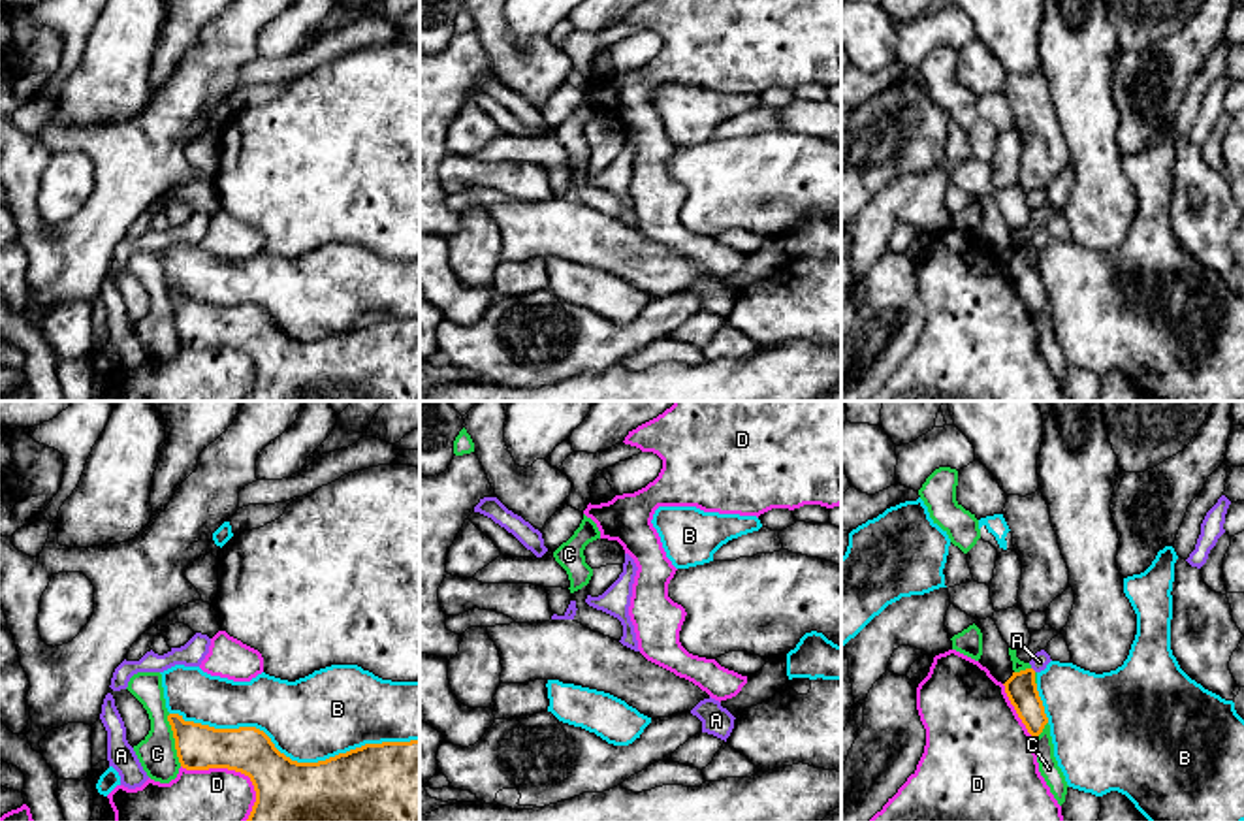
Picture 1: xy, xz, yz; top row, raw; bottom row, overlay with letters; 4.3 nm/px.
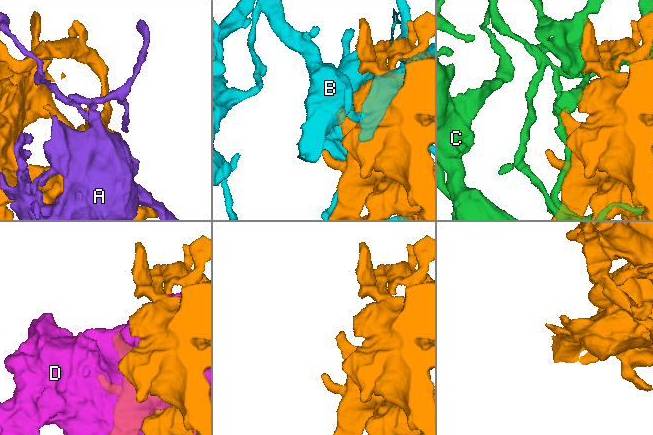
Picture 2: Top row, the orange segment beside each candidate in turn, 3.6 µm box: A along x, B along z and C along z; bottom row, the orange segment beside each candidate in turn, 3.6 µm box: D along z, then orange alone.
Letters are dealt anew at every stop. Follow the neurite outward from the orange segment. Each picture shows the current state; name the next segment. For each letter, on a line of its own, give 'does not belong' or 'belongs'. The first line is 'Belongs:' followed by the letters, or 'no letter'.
Belongs: A
A: belongs
B: does not belong
C: does not belong
D: does not belong

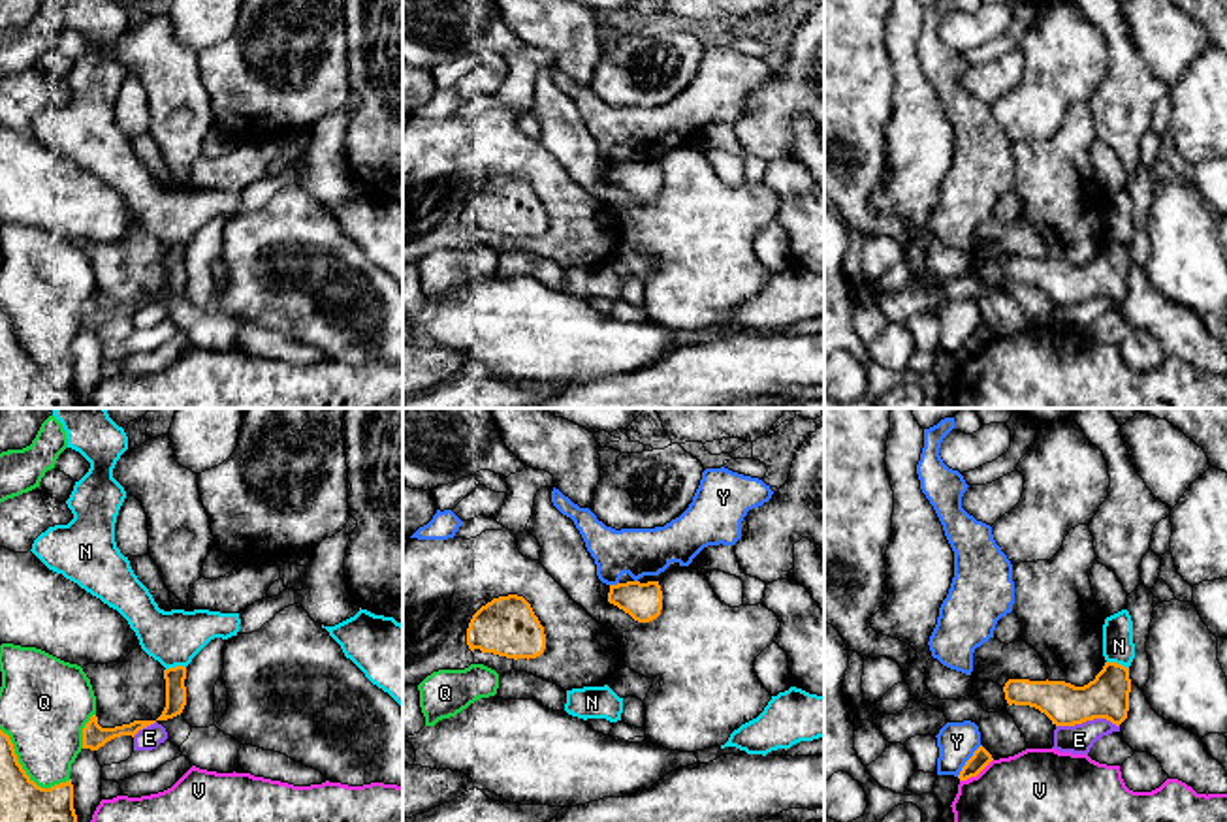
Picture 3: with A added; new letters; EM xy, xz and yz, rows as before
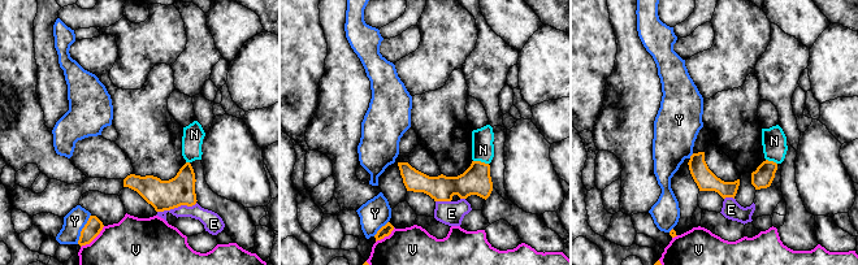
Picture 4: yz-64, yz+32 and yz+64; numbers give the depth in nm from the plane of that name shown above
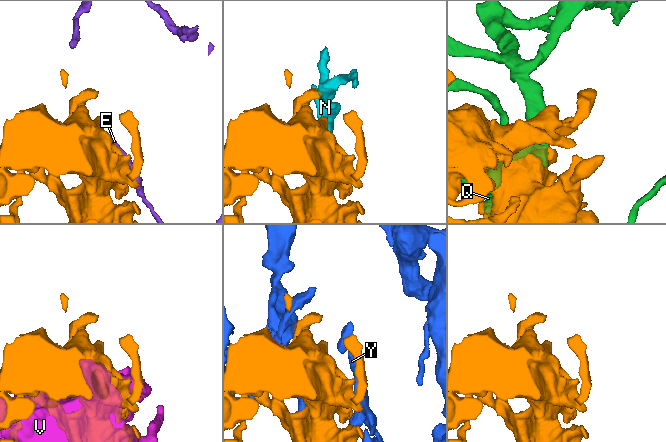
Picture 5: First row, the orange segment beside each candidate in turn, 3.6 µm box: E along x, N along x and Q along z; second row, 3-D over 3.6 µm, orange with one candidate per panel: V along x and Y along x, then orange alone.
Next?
Belongs: no letter
E: does not belong
N: does not belong
Q: does not belong
V: does not belong
Y: does not belong

